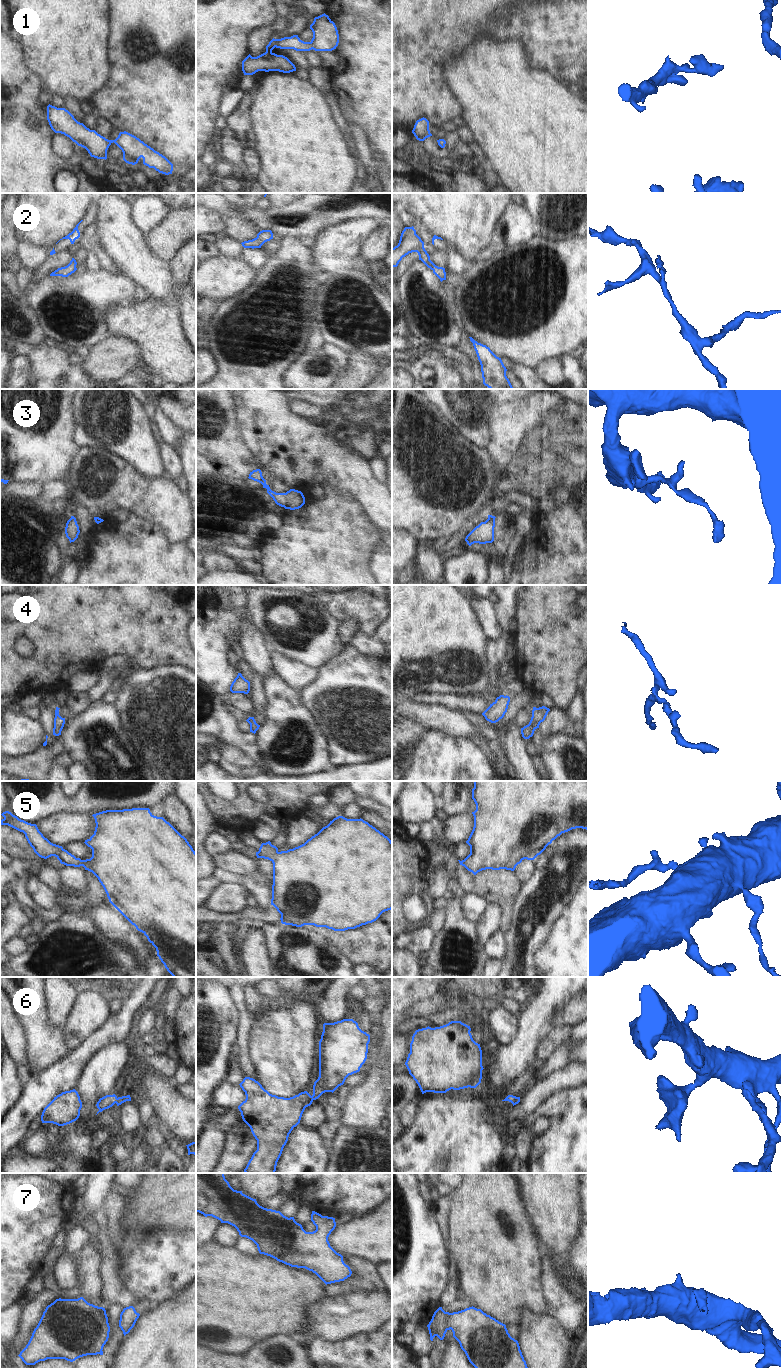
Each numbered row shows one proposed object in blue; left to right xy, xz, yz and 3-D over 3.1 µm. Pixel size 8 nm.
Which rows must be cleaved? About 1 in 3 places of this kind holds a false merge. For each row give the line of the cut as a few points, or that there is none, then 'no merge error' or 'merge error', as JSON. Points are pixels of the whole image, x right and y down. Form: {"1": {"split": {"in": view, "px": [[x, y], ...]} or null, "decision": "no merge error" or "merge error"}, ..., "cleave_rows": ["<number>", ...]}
{"1": {"split": null, "decision": "no merge error"}, "2": {"split": null, "decision": "no merge error"}, "3": {"split": null, "decision": "no merge error"}, "4": {"split": null, "decision": "no merge error"}, "5": {"split": null, "decision": "no merge error"}, "6": {"split": null, "decision": "no merge error"}, "7": {"split": null, "decision": "no merge error"}, "cleave_rows": []}

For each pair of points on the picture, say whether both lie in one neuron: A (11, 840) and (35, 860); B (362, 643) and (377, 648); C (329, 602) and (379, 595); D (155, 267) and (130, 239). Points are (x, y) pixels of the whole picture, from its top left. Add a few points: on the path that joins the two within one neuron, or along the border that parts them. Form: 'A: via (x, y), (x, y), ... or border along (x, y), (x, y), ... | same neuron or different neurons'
A: via (17, 846), (29, 854) | same neuron
B: via (366, 646), (373, 648) | same neuron
C: via (341, 602), (367, 602) | same neuron
D: via (148, 260), (134, 246) | same neuron

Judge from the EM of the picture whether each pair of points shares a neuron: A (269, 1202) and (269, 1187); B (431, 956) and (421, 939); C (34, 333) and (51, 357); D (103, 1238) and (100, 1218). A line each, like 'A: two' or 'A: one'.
A: two
B: two
C: two
D: one

